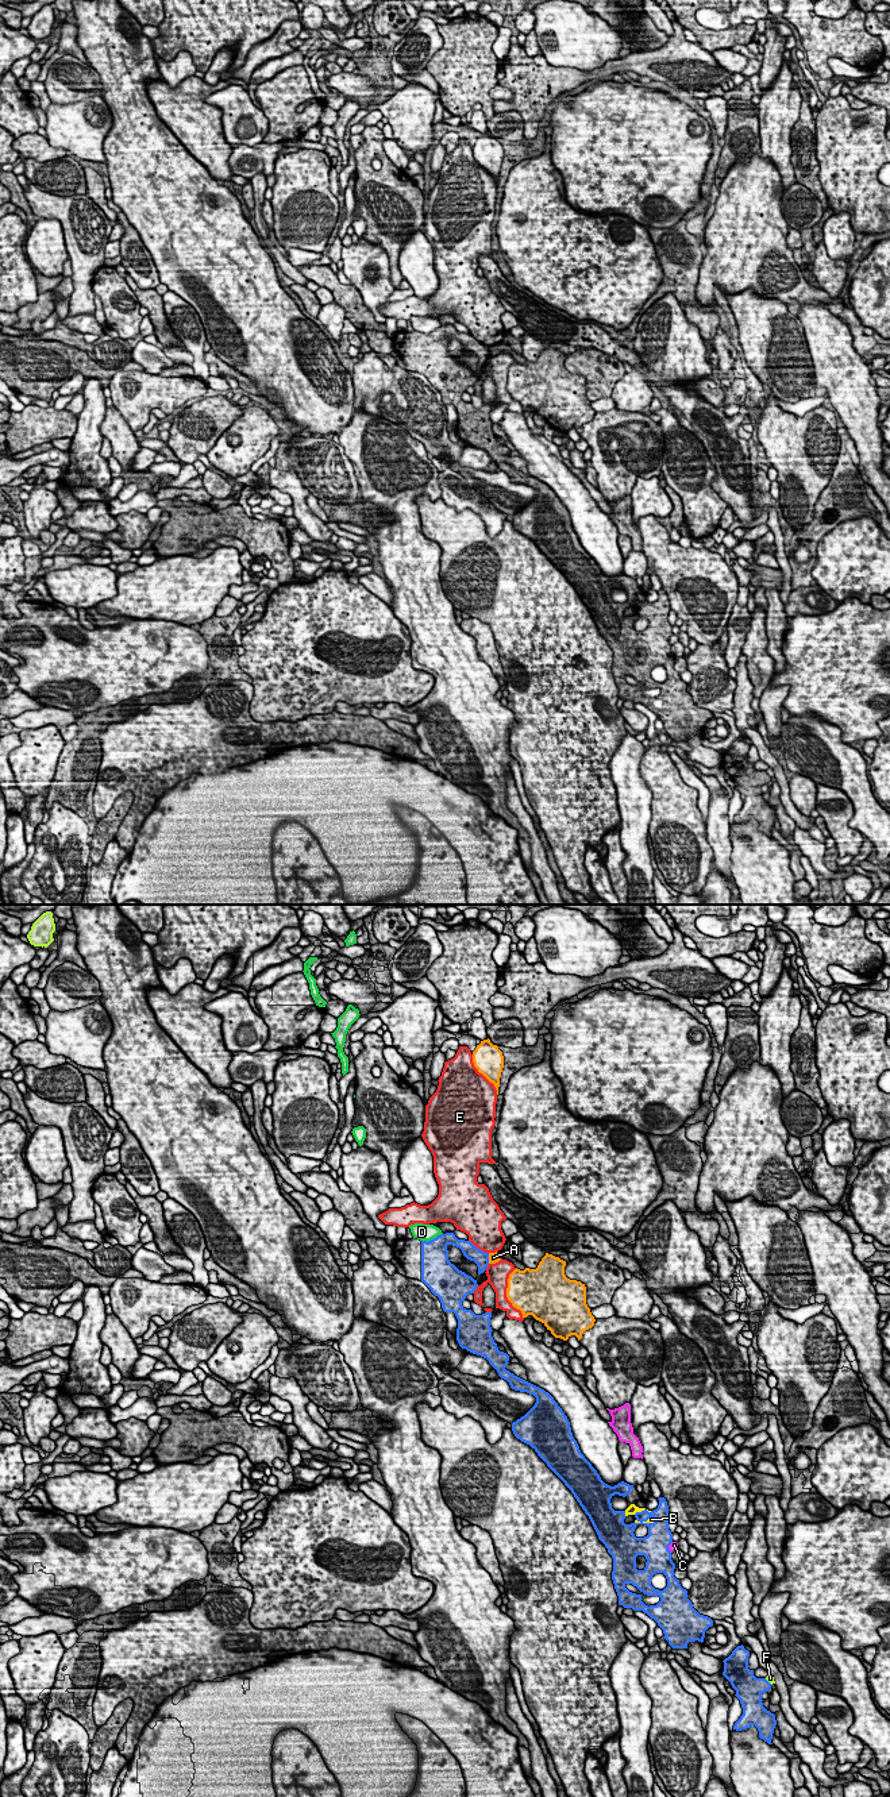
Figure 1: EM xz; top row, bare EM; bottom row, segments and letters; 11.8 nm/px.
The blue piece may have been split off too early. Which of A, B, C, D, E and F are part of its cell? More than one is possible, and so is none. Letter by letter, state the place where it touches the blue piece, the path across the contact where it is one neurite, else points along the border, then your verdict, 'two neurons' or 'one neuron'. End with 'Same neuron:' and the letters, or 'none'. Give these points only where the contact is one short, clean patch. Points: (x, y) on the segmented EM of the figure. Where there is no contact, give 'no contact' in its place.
A: contact xz (488, 1258); border xz (488, 1254), (489, 1263); two neurons
B: contact xz (642, 1511); one neuron
C: contact xz (667, 1547); two neurons
D: contact xz (431, 1240); two neurons
E: contact xz (477, 1248); two neurons
F: contact xz (767, 1681); two neurons
Same neuron: B

